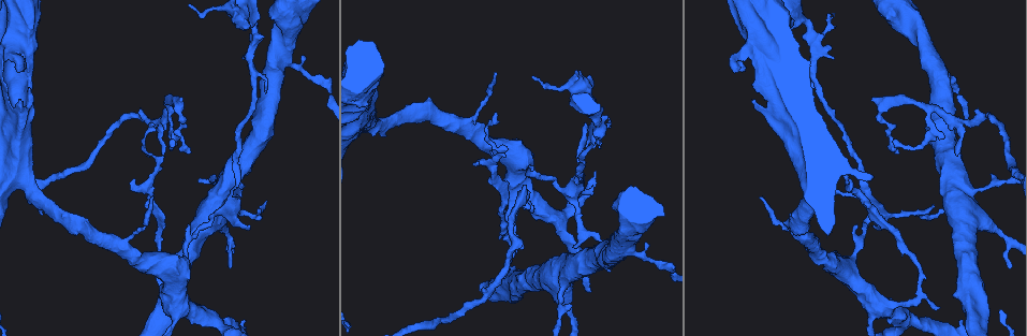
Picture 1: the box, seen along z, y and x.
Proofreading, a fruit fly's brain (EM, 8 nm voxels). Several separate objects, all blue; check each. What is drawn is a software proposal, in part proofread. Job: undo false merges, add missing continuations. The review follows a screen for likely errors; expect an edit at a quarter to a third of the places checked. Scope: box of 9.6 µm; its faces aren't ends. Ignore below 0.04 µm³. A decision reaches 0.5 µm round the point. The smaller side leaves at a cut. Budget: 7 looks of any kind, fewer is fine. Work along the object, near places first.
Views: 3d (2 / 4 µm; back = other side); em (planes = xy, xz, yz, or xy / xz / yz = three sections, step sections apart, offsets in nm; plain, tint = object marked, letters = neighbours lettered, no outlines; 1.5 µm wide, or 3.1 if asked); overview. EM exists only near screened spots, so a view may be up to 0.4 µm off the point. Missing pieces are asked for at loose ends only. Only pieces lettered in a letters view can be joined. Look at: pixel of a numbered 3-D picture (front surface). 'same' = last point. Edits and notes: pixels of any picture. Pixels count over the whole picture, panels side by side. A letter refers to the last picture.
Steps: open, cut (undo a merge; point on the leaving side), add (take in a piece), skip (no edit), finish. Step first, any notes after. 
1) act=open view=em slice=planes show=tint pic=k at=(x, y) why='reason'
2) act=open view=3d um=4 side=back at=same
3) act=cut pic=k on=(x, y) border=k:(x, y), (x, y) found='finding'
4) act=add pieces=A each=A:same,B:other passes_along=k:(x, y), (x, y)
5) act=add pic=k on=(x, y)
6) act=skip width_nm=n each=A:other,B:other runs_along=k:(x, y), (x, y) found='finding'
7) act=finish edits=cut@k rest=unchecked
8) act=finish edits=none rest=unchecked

act=open view=em slice=xz step=8 show=letters pic=1 at=(186, 152) why='thin end'

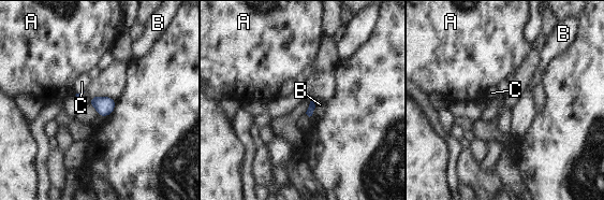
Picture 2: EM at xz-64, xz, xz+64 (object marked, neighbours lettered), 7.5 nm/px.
act=open view=em slice=planes show=letters at=same

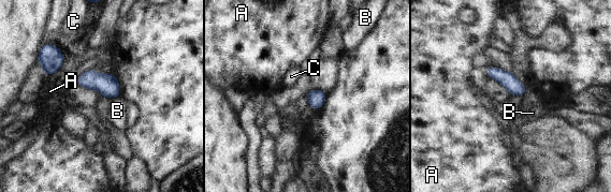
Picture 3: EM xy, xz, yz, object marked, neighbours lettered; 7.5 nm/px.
act=skip each=A:other,B:other,C:other border=3:(119, 94), (110, 99) found='none of them fits'

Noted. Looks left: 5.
act=open view=em slice=planes show=letters pic=1 at=(589, 75) why='free end'

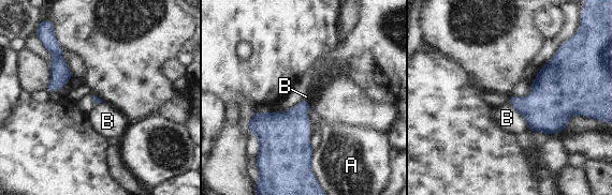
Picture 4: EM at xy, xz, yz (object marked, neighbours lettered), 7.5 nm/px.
act=skip each=A:other,B:other border=4:(508, 102), (525, 120), (528, 129) found='no lettered piece goes on from it'

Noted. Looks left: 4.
act=open view=em slice=yz step=4 show=tint pic=1 at=(230, 267) why='free end'

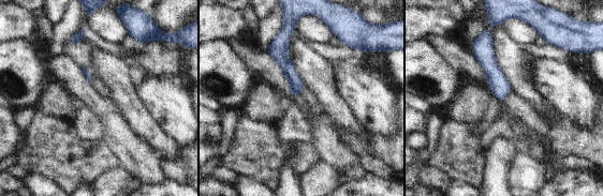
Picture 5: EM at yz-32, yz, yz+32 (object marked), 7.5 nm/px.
act=open view=em slice=planes show=letters at=same

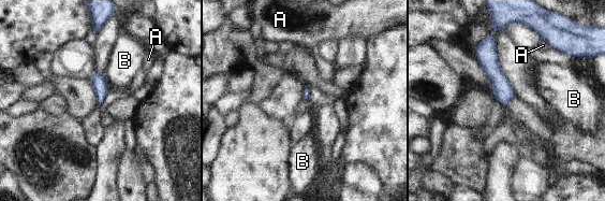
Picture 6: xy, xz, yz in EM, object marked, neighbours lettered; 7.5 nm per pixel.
act=skip each=A:other,B:other border=6:(103, 73), (108, 85) found='no lettered piece goes on from it'

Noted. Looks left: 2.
act=finish edits=none rest=unchecked

